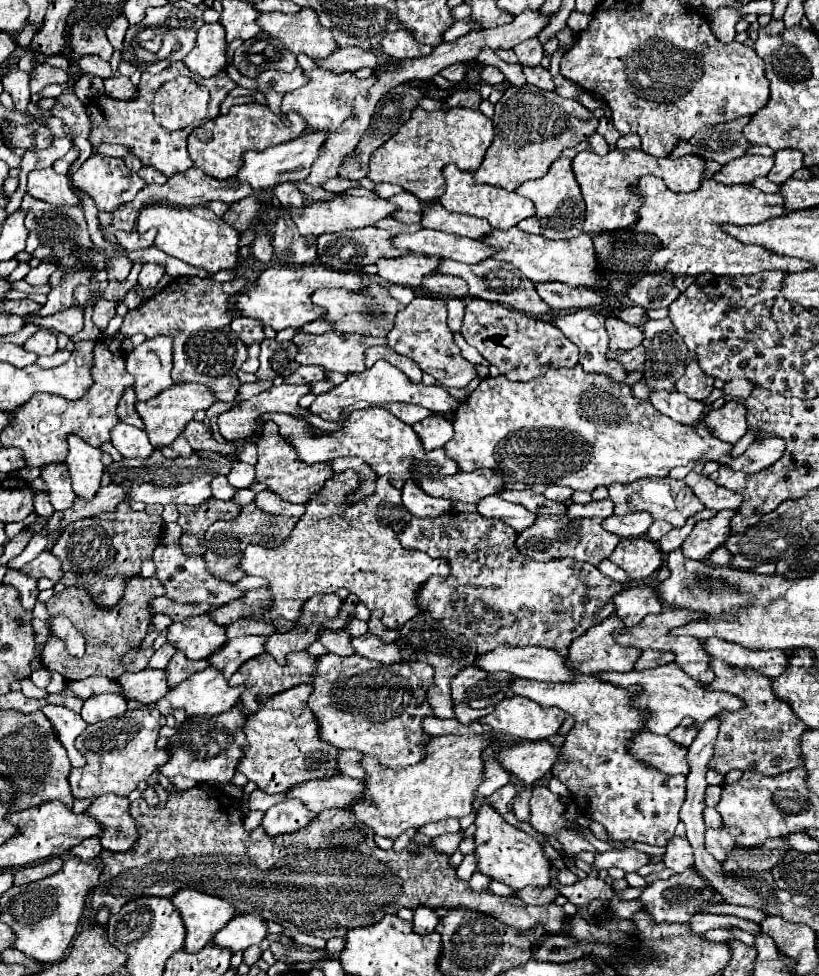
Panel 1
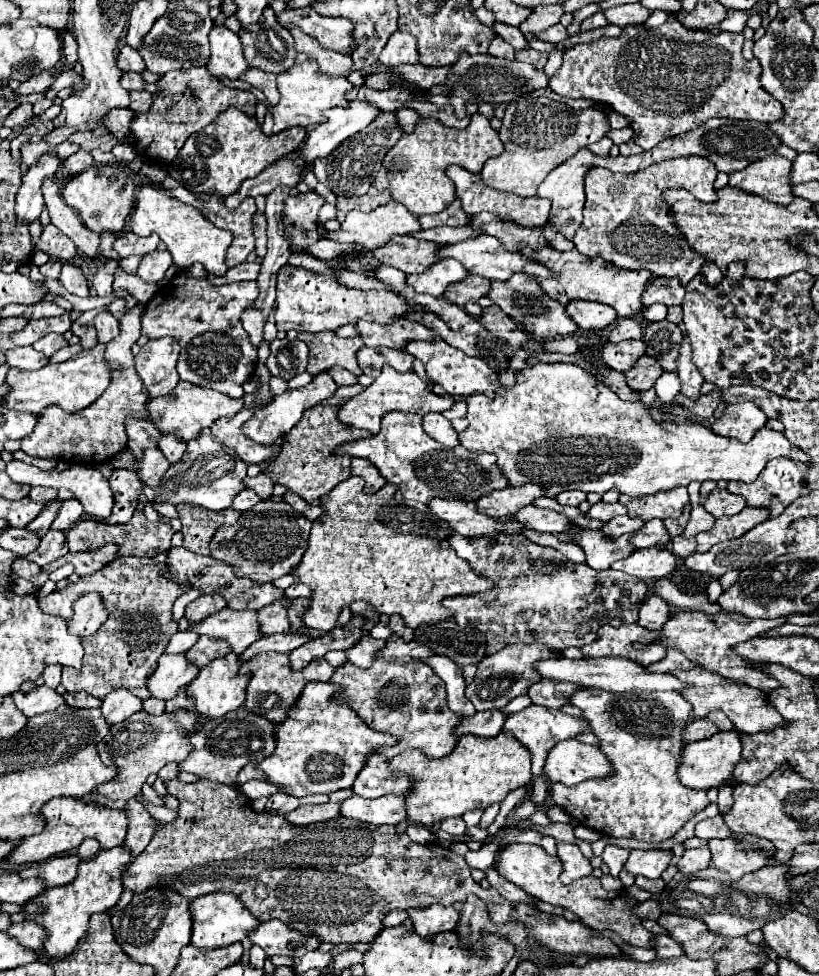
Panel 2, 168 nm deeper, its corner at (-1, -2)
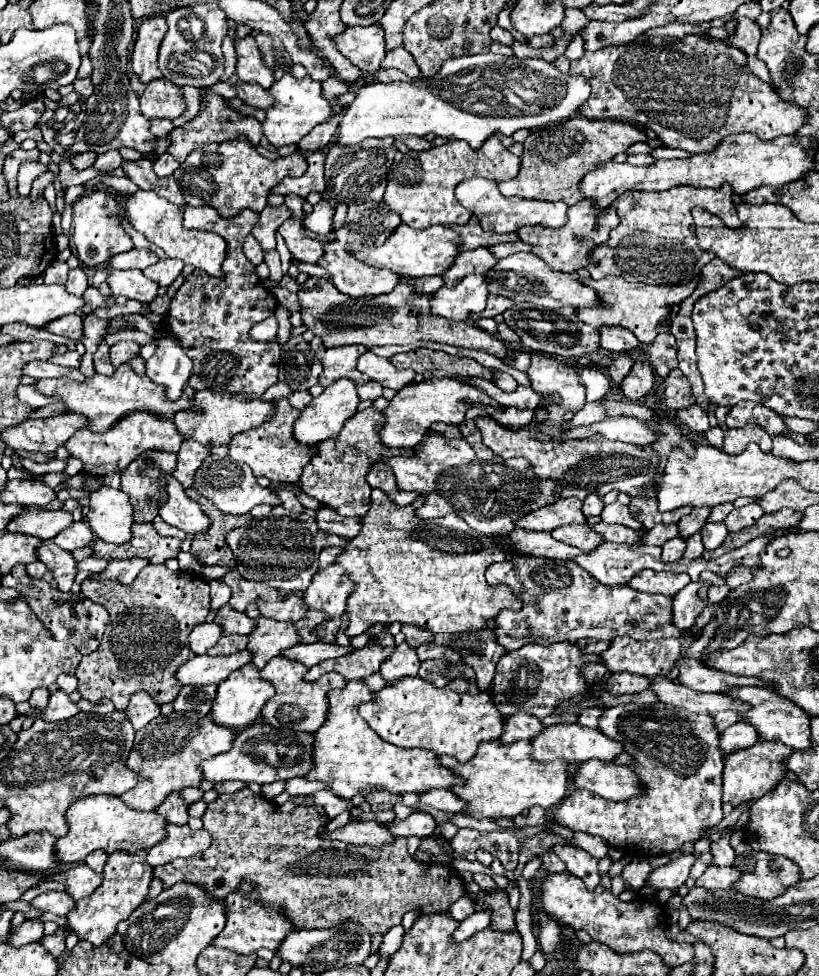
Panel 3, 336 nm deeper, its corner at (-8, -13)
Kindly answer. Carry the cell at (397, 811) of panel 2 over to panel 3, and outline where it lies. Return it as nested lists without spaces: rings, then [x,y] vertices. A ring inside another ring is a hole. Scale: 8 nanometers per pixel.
[[[413,812],[405,820],[395,820],[391,824],[381,824],[385,830],[389,830],[395,838],[397,836],[433,836],[435,834],[435,820],[427,812]]]

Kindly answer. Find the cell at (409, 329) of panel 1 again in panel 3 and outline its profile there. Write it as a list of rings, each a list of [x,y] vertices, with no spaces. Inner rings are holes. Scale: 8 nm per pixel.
[[[469,376],[459,378],[467,384],[473,384],[475,388],[481,388],[489,398],[493,398],[499,406],[513,406],[519,410],[535,410],[541,404],[541,394],[537,394],[533,388],[517,386],[513,392],[505,392],[499,386],[495,386],[491,380],[469,380]]]

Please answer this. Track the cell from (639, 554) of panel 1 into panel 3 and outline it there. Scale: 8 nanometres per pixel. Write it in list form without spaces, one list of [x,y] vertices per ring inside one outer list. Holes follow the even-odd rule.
[[[645,570],[633,580],[629,580],[629,586],[641,592],[651,592],[651,594],[663,594],[663,596],[675,596],[681,588],[685,588],[691,582],[689,576],[677,574],[677,572],[653,572]]]

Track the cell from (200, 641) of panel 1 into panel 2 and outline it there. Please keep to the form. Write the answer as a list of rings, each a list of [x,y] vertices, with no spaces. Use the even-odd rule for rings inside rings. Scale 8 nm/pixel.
[[[222,609],[212,617],[196,625],[190,625],[190,629],[198,631],[200,635],[210,635],[210,637],[228,641],[234,653],[244,653],[254,641],[262,637],[258,613],[250,609],[244,609],[244,611]]]

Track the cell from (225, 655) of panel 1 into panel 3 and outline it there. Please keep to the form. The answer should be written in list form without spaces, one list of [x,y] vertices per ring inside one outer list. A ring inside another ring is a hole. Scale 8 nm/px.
[[[313,642],[313,644],[295,644],[295,648],[289,648],[289,652],[281,652],[281,656],[289,660],[297,660],[305,664],[307,668],[329,660],[329,658],[339,658],[343,654],[349,654],[351,648],[343,648],[337,644],[325,644],[325,642]]]

